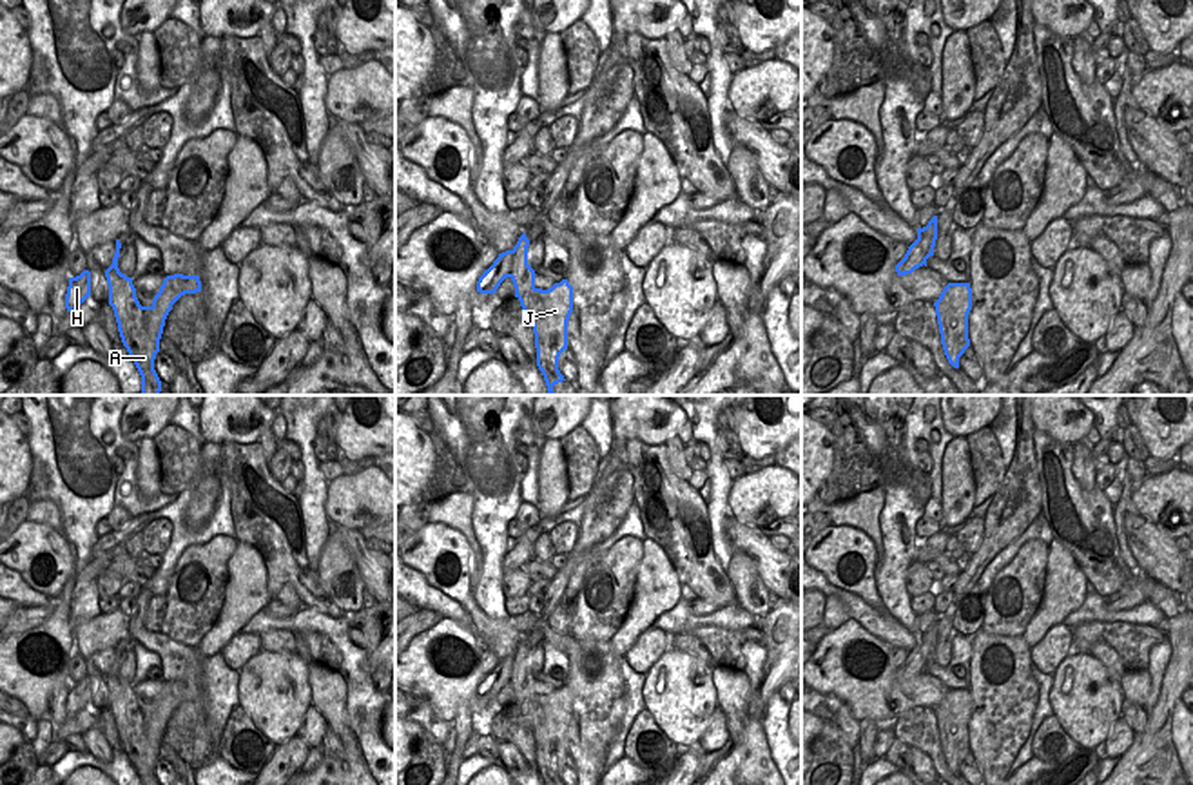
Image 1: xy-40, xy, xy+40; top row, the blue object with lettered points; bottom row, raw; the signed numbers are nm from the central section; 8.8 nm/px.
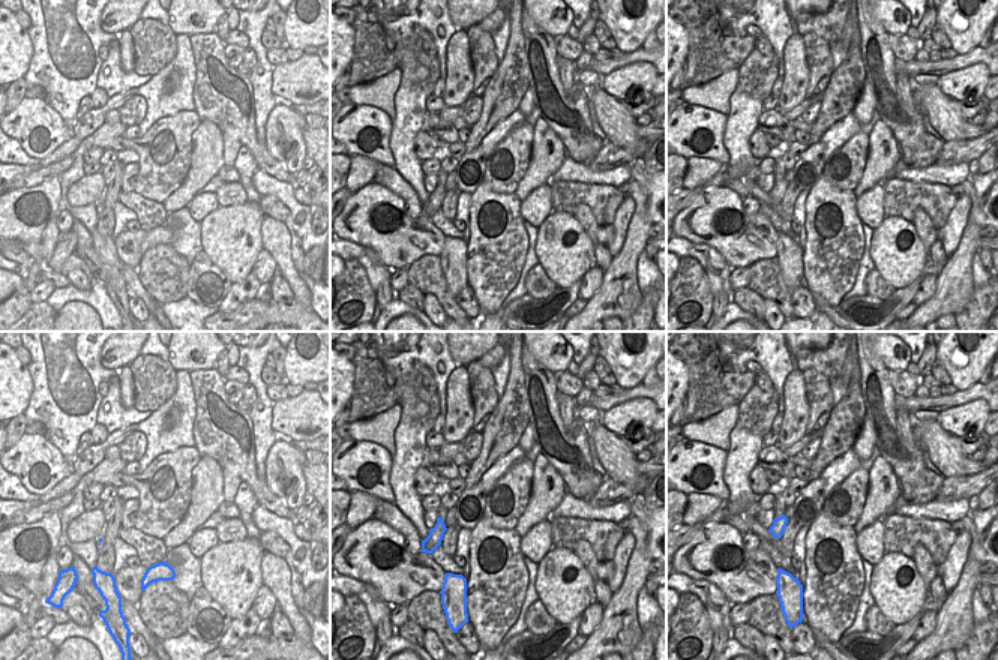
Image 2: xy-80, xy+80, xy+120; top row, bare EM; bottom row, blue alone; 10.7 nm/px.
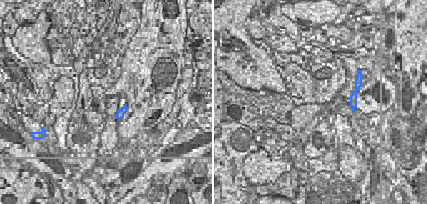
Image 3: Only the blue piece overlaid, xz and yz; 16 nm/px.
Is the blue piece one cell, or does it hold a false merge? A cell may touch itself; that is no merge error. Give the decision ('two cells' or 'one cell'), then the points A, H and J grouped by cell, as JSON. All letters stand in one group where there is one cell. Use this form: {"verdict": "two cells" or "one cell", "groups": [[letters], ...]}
{"verdict": "two cells", "groups": [["A", "J"], ["H"]]}

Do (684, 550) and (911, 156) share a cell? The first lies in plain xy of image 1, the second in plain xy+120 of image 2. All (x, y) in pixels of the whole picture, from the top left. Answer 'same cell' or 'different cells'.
same cell

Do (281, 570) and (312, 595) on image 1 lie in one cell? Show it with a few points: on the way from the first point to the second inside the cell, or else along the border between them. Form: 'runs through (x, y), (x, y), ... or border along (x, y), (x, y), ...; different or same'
runs through (289, 570), (307, 588); same

